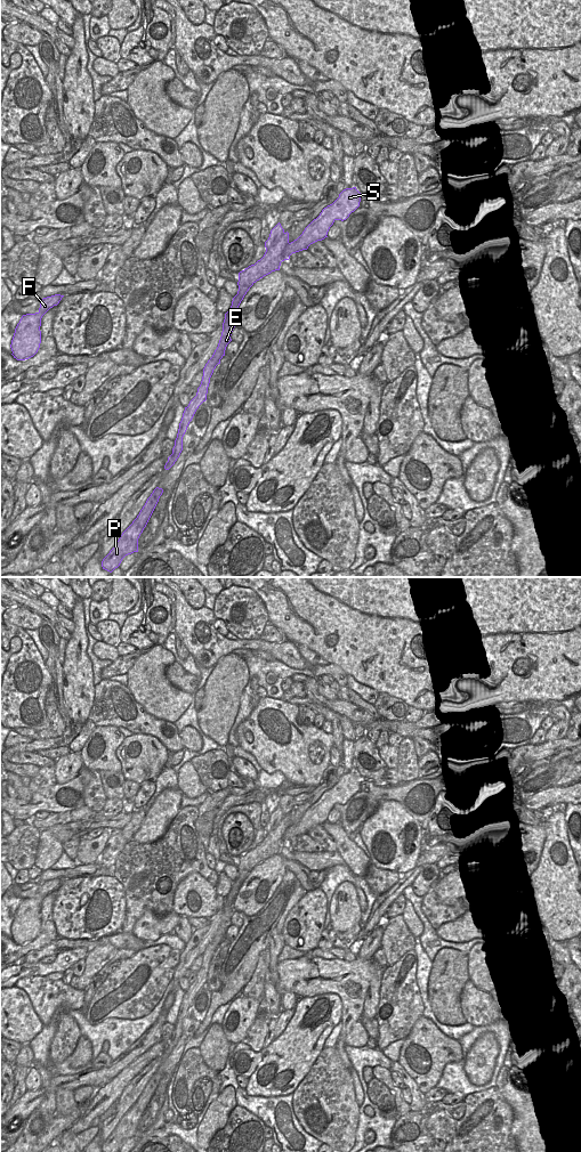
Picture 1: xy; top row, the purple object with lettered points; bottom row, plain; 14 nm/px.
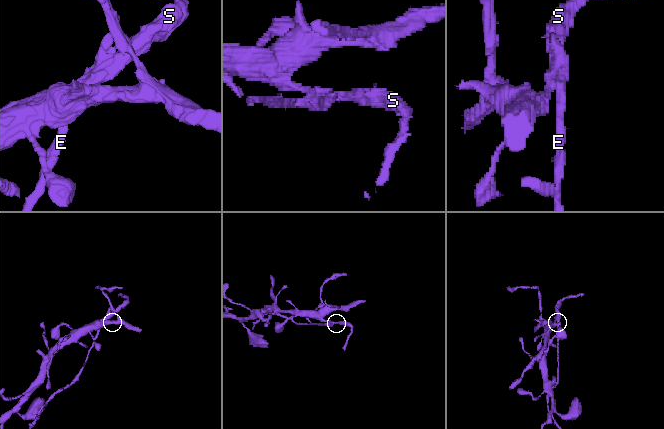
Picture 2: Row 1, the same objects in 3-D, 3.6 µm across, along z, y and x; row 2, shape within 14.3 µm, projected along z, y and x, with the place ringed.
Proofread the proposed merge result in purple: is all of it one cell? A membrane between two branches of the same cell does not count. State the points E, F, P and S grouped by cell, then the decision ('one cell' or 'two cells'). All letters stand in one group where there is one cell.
E P / F S; two cells

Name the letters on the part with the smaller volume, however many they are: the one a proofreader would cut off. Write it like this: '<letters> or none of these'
E, P

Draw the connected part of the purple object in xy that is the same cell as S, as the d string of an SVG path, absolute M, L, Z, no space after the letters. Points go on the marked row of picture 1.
M356 187L346 188L332 204L322 210L320 216L305 228L297 240L290 243L289 233L284 233L274 248L266 251L255 265L249 266L251 271L249 289L264 276L280 270L281 262L289 260L292 253L307 250L310 244L328 237L328 232L333 222L346 220L360 206L360 202L361 193Z

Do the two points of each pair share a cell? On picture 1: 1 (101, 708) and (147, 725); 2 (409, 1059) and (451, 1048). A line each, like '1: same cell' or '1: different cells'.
1: same cell
2: same cell

